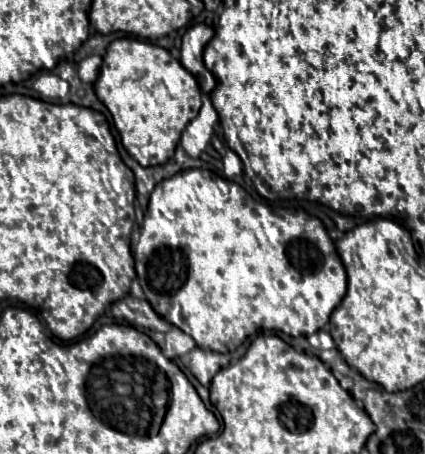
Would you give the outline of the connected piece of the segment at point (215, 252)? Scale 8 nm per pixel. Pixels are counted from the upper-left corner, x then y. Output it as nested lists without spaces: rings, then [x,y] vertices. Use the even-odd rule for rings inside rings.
[[[204,169],[180,171],[178,175],[158,183],[158,187],[150,195],[150,203],[148,203],[144,223],[142,223],[142,229],[140,229],[140,237],[138,237],[138,241],[132,249],[132,255],[136,259],[136,275],[140,277],[140,287],[146,295],[148,303],[152,305],[152,309],[160,317],[164,317],[170,325],[188,333],[196,341],[198,347],[218,351],[218,353],[232,353],[252,333],[262,331],[262,329],[282,331],[282,333],[288,333],[292,337],[312,335],[328,323],[330,313],[342,301],[342,295],[346,293],[346,271],[344,271],[342,261],[336,253],[334,241],[330,239],[330,235],[326,233],[326,229],[324,229],[324,225],[318,217],[308,215],[304,209],[282,209],[280,207],[280,213],[278,213],[278,209],[272,209],[272,207],[266,207],[264,203],[254,201],[240,185],[236,185],[228,179],[216,177],[214,173],[204,171]]]

